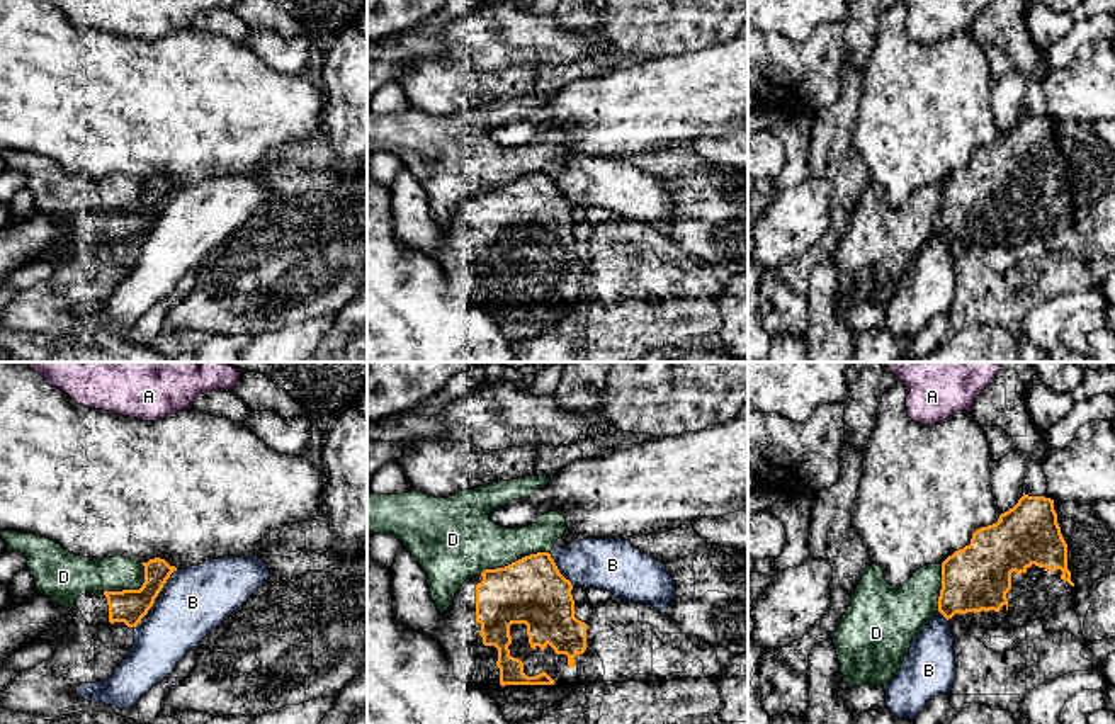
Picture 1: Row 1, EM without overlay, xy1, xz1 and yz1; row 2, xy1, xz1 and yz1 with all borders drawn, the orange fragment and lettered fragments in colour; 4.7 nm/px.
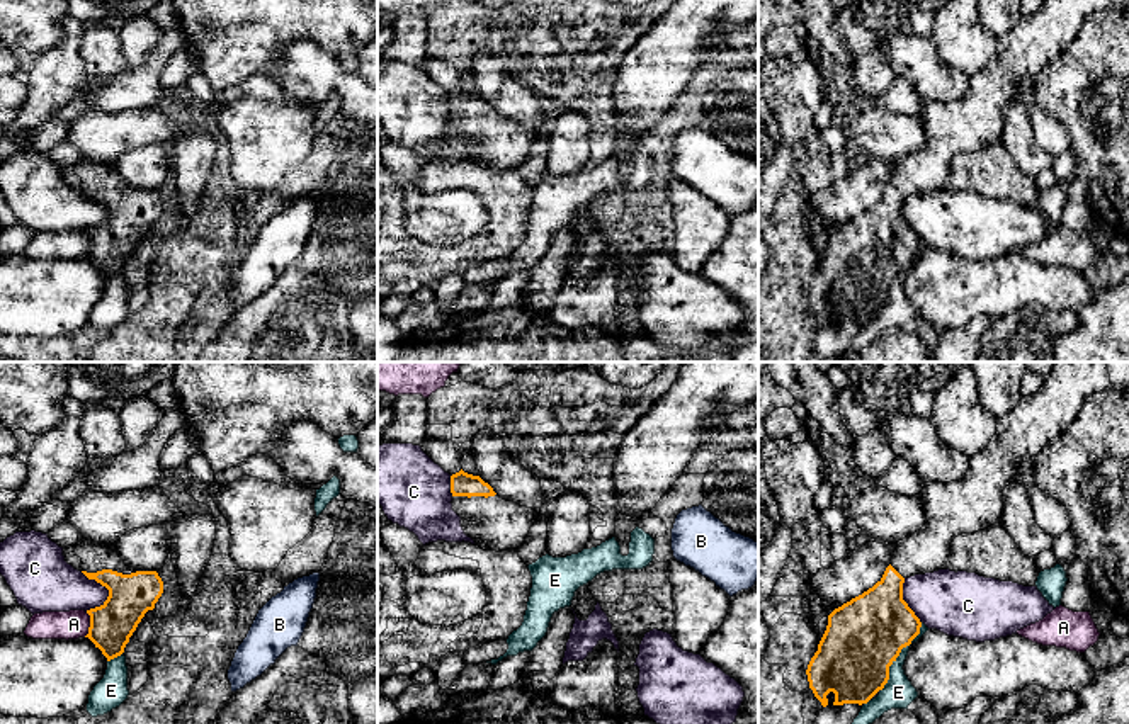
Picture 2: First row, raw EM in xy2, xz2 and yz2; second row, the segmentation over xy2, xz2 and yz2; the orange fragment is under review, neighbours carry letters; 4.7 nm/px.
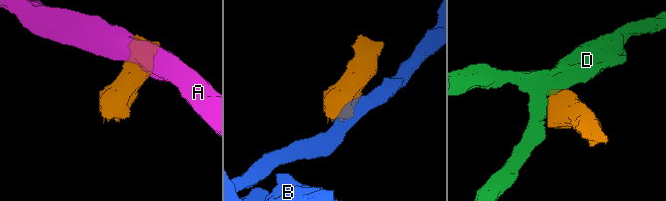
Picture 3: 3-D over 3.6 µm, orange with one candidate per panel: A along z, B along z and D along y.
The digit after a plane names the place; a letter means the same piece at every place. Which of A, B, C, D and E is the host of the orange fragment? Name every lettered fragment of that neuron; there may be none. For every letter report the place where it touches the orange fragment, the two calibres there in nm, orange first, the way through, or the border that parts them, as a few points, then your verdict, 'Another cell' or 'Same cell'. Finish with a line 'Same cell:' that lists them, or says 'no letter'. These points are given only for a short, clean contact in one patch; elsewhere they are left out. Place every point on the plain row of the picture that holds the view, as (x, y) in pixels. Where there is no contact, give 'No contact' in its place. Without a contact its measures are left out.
A: Touches orange at xy2 (90, 243). Thickness 200 nm (orange) against 140 nm. Another cell
B: Touches orange at xy1 (155, 216). Thickness 160 nm (orange) against 320 nm. Boundary: xy1 (177, 189), (135, 247). Another cell
C: Touches orange at xy2 (102, 204). Thickness 200 nm (orange) against 260 nm. Another cell
D: Touches orange at xz1 (515, 180). Thickness 320 nm (orange) against 320 nm. Another cell
E: Touches orange at yz2 (898, 274). Thickness 360 nm (orange) against 150 nm. Another cell
Same cell: no letter

